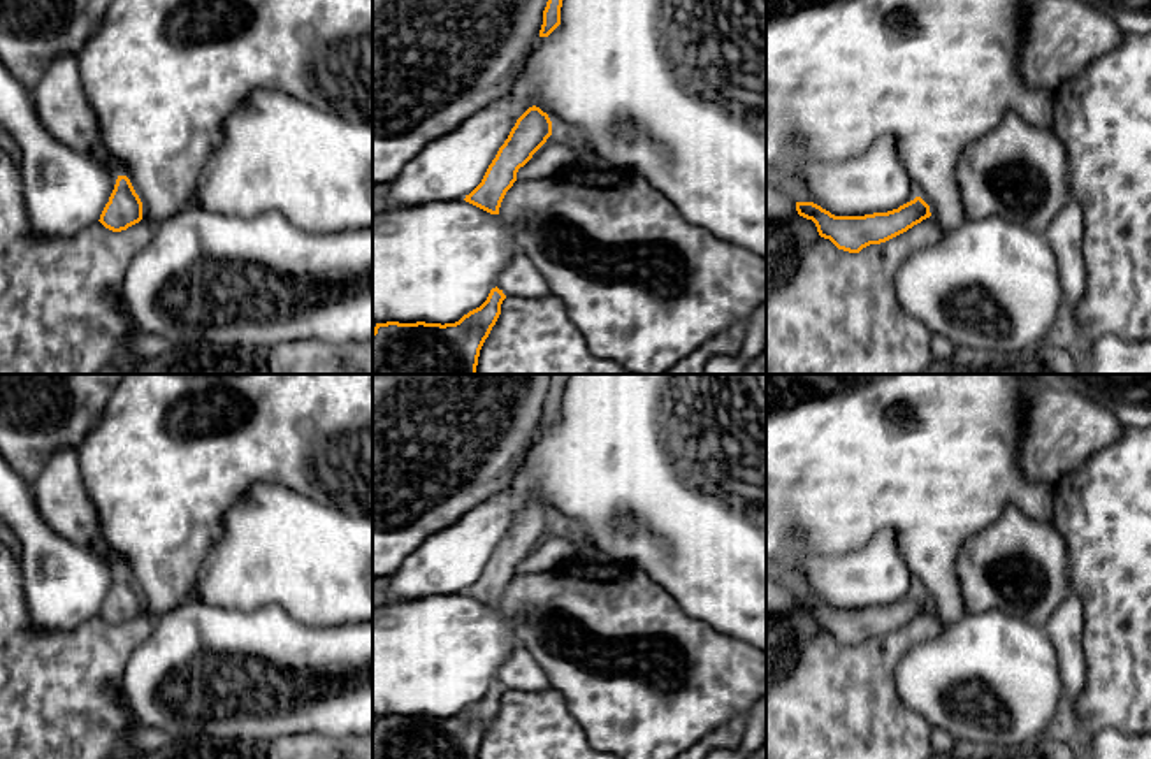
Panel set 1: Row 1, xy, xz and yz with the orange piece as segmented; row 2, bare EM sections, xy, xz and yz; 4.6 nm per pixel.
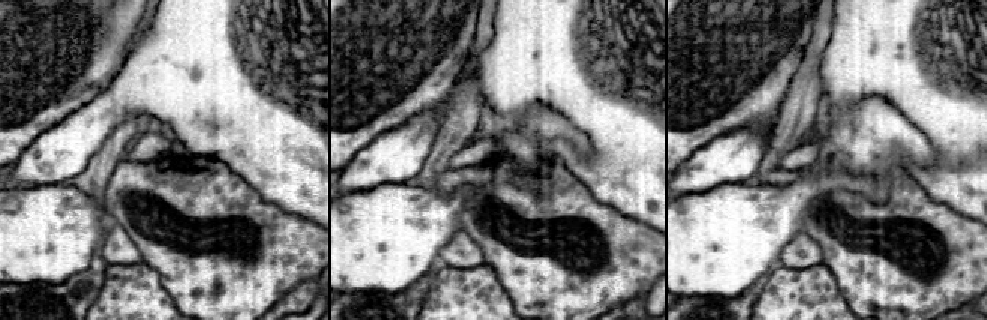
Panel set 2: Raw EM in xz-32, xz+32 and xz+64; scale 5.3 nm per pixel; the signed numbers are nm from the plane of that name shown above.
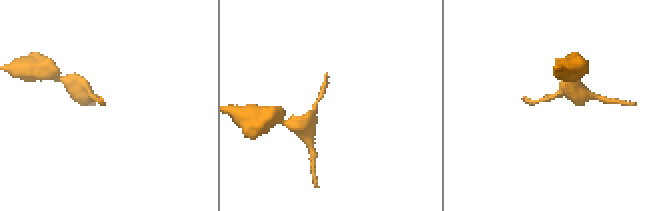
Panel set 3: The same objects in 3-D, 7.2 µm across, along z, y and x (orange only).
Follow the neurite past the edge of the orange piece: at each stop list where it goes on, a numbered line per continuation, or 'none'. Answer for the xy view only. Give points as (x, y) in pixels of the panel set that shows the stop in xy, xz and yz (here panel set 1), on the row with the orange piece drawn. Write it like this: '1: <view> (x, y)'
none

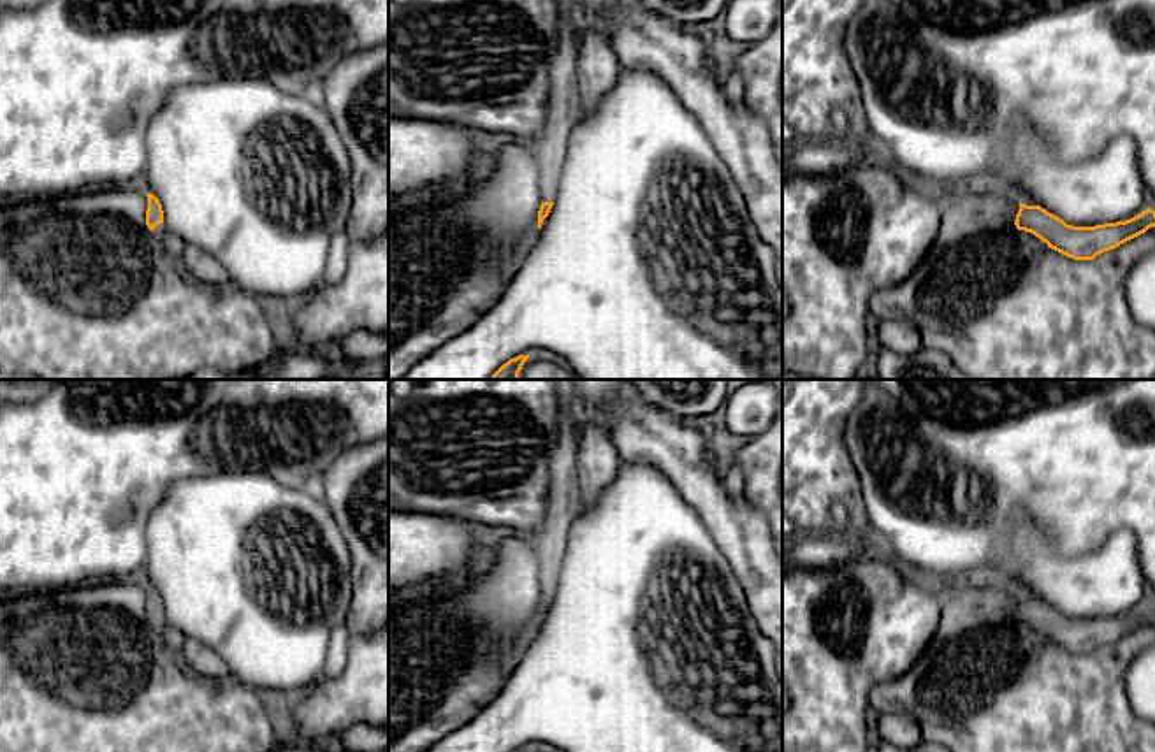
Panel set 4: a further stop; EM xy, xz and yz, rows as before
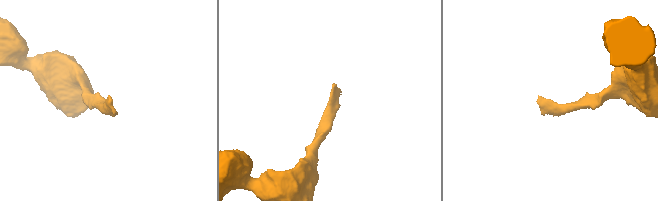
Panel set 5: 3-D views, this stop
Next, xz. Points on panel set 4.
1: xz (565, 109)

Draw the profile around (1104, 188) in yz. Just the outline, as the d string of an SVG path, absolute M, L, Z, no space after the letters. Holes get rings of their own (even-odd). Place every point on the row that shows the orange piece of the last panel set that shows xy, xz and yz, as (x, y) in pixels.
M1021 116L1013 119L1011 163L992 181L1014 197L1032 197L1072 227L1125 221L1150 207L1129 135L1109 141L1083 162L1062 162Z

